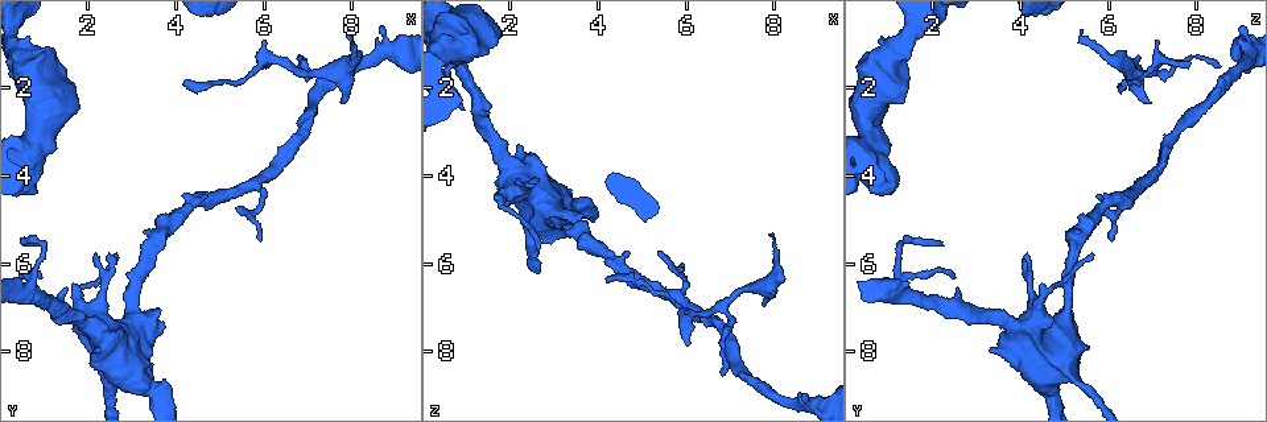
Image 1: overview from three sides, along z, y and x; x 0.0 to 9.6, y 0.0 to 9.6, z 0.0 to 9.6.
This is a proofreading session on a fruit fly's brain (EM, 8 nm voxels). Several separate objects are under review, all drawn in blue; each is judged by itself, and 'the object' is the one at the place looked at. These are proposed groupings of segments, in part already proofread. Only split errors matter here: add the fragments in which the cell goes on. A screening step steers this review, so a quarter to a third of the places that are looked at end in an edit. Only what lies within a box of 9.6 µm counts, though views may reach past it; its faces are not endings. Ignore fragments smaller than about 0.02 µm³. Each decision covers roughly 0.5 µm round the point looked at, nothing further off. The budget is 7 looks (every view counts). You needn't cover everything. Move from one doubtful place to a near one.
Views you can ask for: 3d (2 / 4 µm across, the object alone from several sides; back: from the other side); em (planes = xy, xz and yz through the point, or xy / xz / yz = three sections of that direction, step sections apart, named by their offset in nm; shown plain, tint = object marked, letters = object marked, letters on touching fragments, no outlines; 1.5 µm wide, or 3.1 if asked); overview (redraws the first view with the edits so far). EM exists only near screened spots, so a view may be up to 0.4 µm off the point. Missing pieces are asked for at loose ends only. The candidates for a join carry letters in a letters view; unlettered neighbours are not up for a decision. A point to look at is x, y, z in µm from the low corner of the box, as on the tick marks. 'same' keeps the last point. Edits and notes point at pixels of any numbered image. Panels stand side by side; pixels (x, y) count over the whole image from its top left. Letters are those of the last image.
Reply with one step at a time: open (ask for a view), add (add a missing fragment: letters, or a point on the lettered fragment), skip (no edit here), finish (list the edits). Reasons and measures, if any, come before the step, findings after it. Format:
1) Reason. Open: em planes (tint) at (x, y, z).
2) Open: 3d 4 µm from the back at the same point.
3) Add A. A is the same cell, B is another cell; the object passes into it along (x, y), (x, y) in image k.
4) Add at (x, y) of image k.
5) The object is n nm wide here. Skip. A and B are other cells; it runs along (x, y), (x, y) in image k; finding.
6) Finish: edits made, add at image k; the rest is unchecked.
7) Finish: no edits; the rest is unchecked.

Thin end. Open: 3d 4 µm at (4.15, 1.85, 6.35).

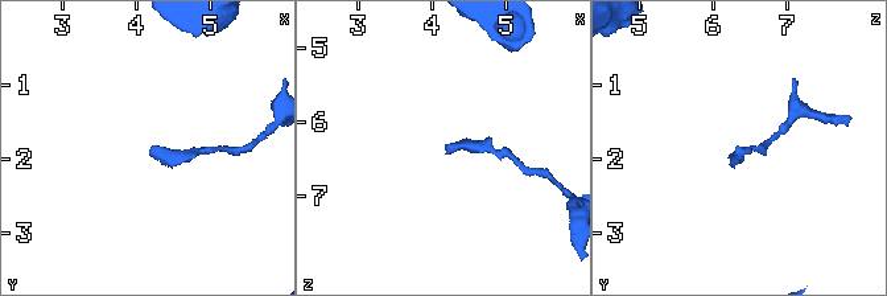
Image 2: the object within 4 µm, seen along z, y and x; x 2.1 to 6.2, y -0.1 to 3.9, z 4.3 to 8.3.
Now the EM. Open: em xy step 4 (plain) at (4.20, 1.85, 6.30).

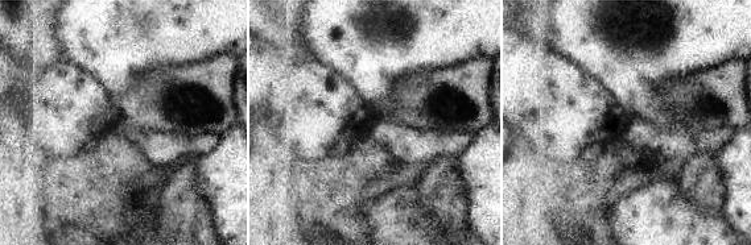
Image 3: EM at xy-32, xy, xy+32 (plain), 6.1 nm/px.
Open: em xy step 4 (letters) at the same point.

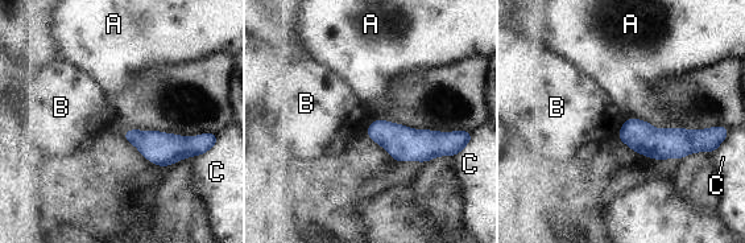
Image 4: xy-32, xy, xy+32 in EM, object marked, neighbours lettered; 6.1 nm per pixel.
The object is 100 nm wide here. Skip. A, B and C are other cells; it runs along (621, 135), (648, 140), (702, 138) in image 4; no lettered fragment goes on from it.

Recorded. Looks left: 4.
An open end. Open: 3d 2 µm from the back at (7.90, 0.70, 5.40).

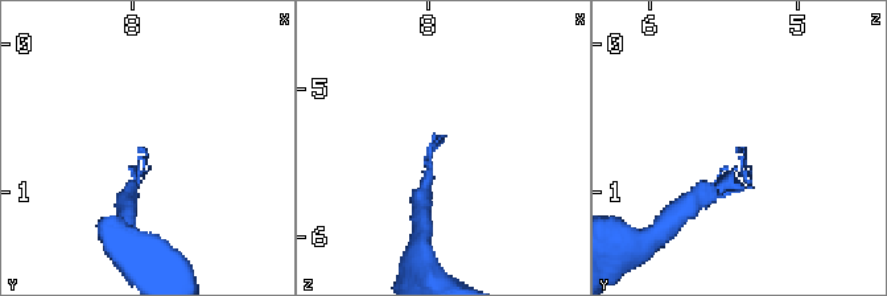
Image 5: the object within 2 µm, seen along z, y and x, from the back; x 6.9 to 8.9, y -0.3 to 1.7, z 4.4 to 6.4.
Open: em planes (tint) at (7.96, 0.68, 5.34).

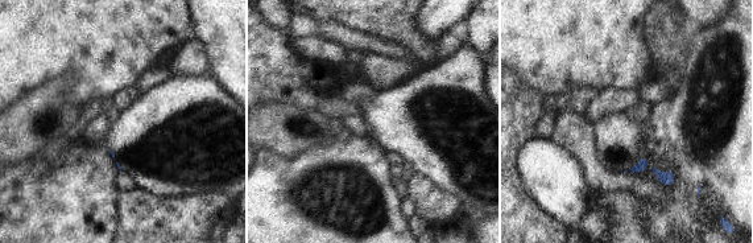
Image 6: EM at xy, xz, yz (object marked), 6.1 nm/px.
See the neighbours. Open: em planes (letters) at the same point.

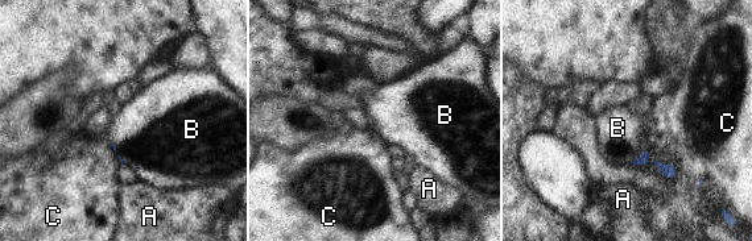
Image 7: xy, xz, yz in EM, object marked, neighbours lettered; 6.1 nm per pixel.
Add at (618, 128) of image 7. B is the same cell, A and C are other cells; the object passes into it along (644, 157), (635, 160), (618, 128) in image 7; it goes on there.

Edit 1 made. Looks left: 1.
Free end. Open: em planes (letters) at (8.65, 0.55, 8.95).

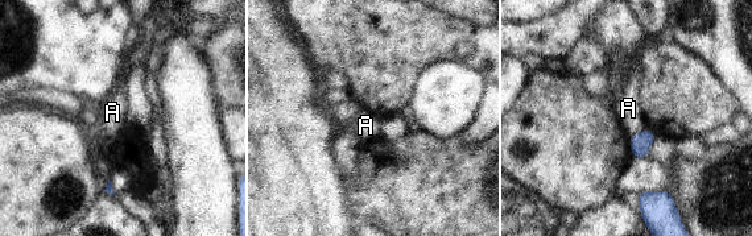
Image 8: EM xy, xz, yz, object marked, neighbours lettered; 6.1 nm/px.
The object is 130 nm wide here. Skip. A is another cell; a border runs along (647, 127), (629, 139) in image 8; no lettered fragment goes on from it.

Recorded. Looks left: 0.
Finish: edits made, add at image 7; the rest is unchecked.

